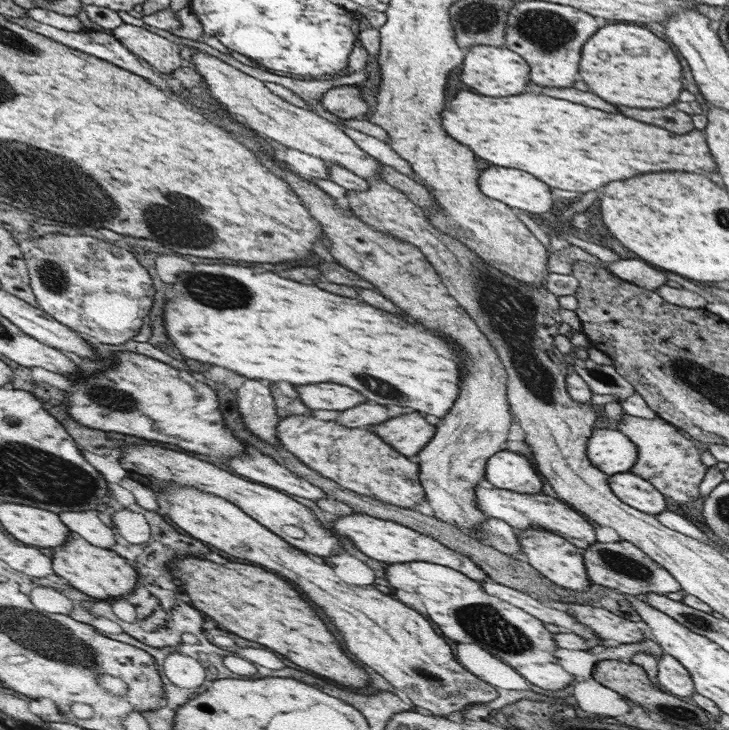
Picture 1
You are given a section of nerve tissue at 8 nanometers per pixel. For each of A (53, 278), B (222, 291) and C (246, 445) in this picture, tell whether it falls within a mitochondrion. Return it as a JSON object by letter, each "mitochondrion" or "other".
{"A":"mitochondrion","B":"mitochondrion","C":"other"}

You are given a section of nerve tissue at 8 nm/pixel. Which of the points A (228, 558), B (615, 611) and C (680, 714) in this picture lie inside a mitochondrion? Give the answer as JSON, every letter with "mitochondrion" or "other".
{"A":"other","B":"other","C":"mitochondrion"}

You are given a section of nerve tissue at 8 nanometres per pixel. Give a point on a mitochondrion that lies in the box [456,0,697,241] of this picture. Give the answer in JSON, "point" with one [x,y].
{"point":[548,32]}

